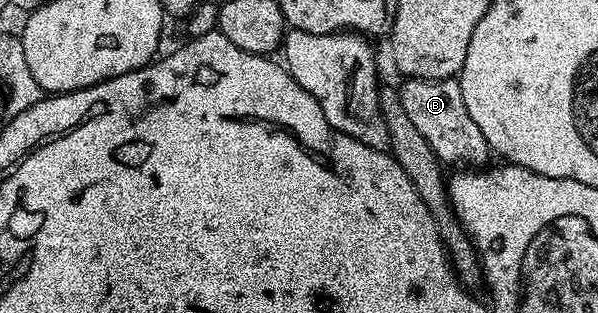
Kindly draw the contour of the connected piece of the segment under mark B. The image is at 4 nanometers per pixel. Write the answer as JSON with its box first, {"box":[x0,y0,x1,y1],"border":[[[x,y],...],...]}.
{"box":[399,77,490,167],"border":[[[409,77],[399,86],[402,107],[406,107],[406,115],[414,122],[414,127],[422,134],[422,139],[430,143],[434,155],[445,166],[480,167],[490,150],[482,131],[478,131],[478,123],[470,119],[470,111],[466,111],[466,99],[462,99],[462,87],[456,77],[421,81],[419,77]]]}

